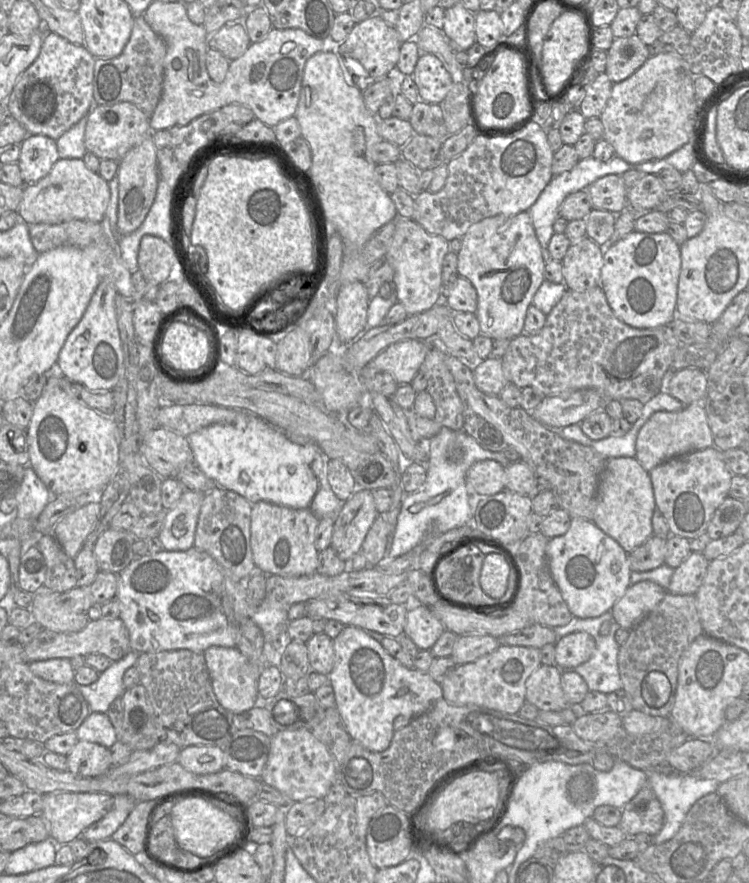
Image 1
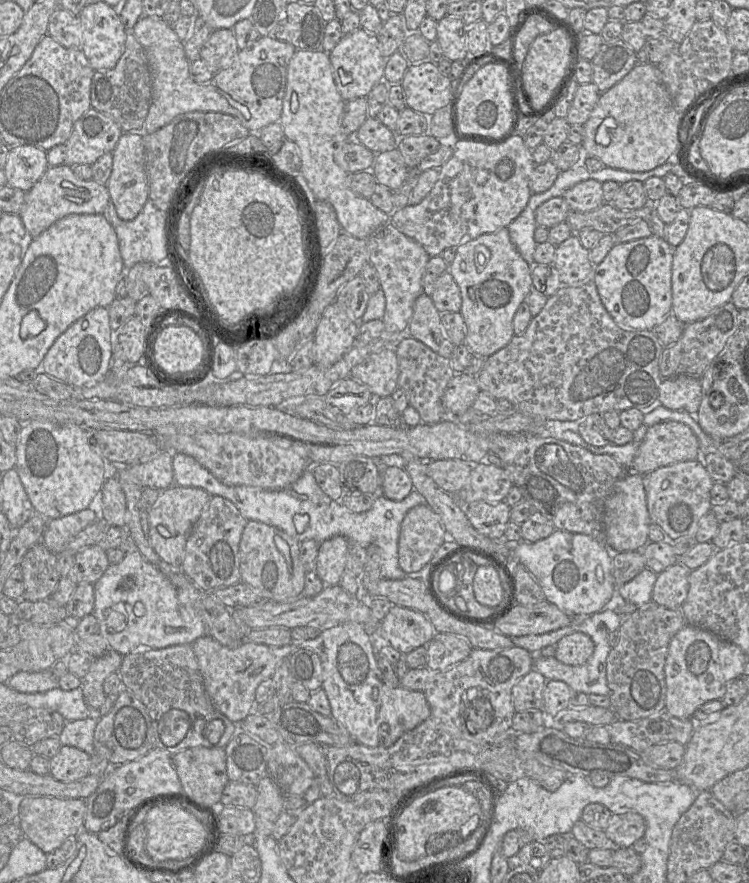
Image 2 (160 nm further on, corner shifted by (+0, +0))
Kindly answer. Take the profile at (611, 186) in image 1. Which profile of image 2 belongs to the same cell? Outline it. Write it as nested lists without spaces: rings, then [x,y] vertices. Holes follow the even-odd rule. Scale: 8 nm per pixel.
[[[594,179],[576,184],[567,190],[562,197],[574,212],[590,212],[604,203],[602,183]]]

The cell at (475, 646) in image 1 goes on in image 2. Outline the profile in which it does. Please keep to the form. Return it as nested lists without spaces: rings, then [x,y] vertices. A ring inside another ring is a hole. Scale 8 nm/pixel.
[[[436,633],[427,644],[426,667],[443,671],[465,660],[473,647],[463,637],[451,633]]]

